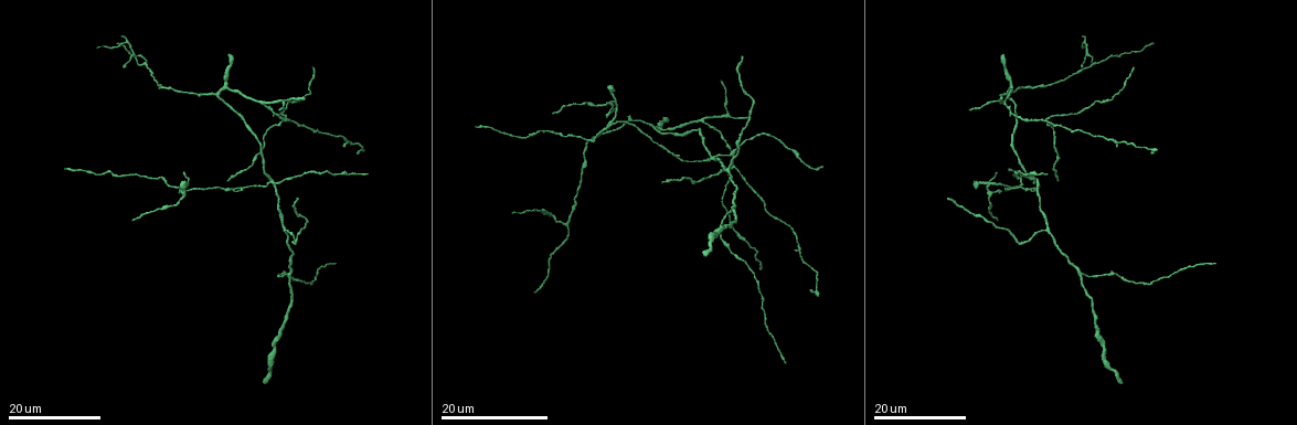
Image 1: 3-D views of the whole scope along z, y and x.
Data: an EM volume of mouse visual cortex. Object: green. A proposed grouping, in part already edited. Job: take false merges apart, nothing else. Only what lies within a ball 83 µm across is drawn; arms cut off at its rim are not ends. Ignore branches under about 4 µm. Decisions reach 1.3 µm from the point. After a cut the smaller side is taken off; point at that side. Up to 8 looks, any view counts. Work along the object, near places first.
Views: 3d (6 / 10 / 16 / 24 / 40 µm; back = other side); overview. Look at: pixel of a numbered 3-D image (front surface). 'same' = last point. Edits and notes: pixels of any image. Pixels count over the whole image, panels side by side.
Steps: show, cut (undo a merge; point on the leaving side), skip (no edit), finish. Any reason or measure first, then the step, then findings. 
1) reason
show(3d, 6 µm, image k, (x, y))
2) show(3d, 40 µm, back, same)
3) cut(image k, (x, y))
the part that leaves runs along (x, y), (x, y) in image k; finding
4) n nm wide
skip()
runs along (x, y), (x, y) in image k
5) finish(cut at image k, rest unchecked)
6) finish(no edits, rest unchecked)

three-way junction
show(3d, 16 µm, image 1, (272, 181))

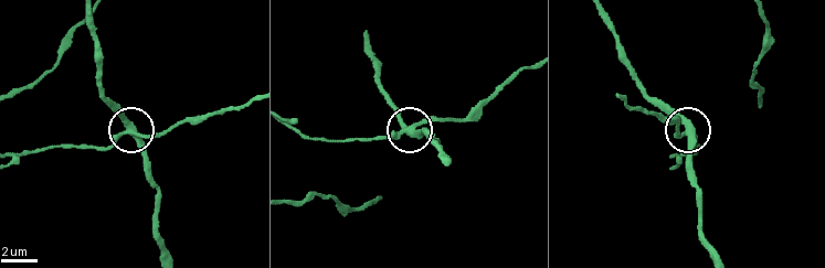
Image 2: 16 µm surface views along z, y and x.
show(3d, 6 µm, image 2, (126, 133))

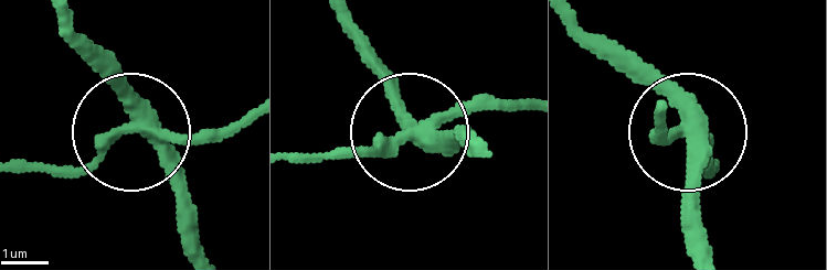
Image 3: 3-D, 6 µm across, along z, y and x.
340 nm wide
cut(image 3, (208, 141))
the part that leaves runs along (136, 127), (80, 162), (21, 162) in image 3; two cells meet here

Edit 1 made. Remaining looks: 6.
a fork
show(3d, 24 µm, image 1, (1048, 118))

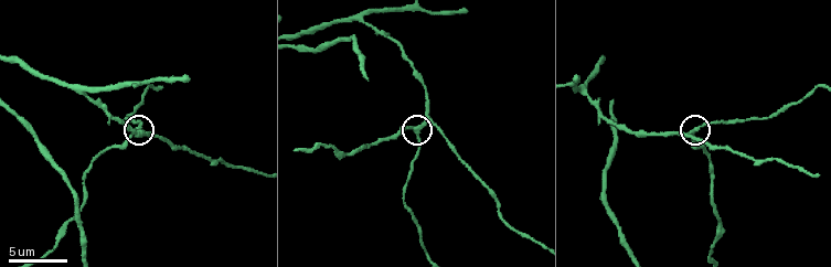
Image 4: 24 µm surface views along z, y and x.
show(3d, 10 µm, image 4, (413, 130))

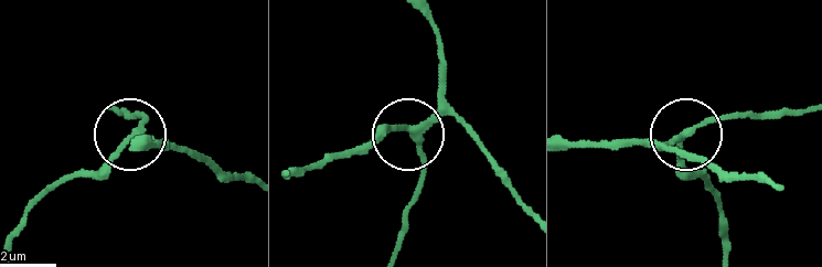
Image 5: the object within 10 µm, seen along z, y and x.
show(3d, 6 µm, image 5, (409, 131))

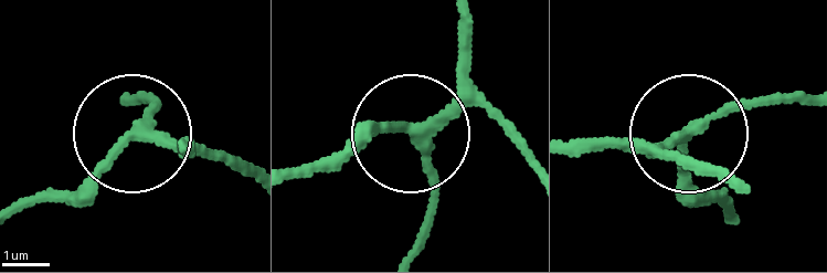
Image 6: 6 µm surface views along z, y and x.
side arm 21 µm
skip()
runs along (462, 12), (449, 96), (414, 127), (311, 164) in image 6; one cell here

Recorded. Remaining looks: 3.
a fork
show(3d, 16 µm, image 1, (726, 170))

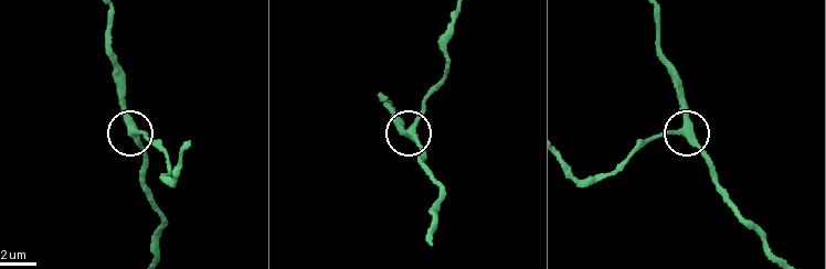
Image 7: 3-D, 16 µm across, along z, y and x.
show(3d, 10 µm, image 7, (683, 132))

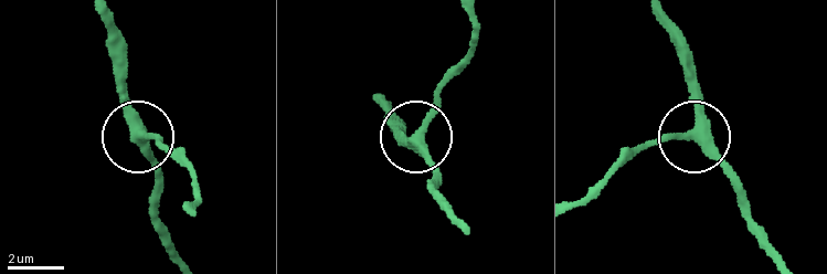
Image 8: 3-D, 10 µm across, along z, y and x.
3 arms
skip()
one cell here

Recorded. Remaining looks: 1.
side arm on a straight run
show(3d, 10 µm, image 4, (83, 89))

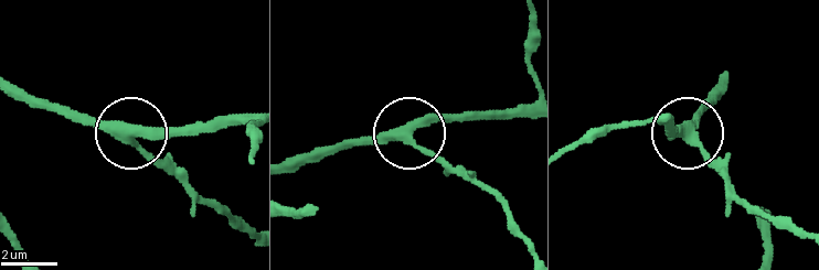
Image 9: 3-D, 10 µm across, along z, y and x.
3 arms
skip()
runs along (10, 82), (138, 133), (214, 133) in image 9; all the same cell

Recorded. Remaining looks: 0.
finish(cut at image 3, rest unchecked)

